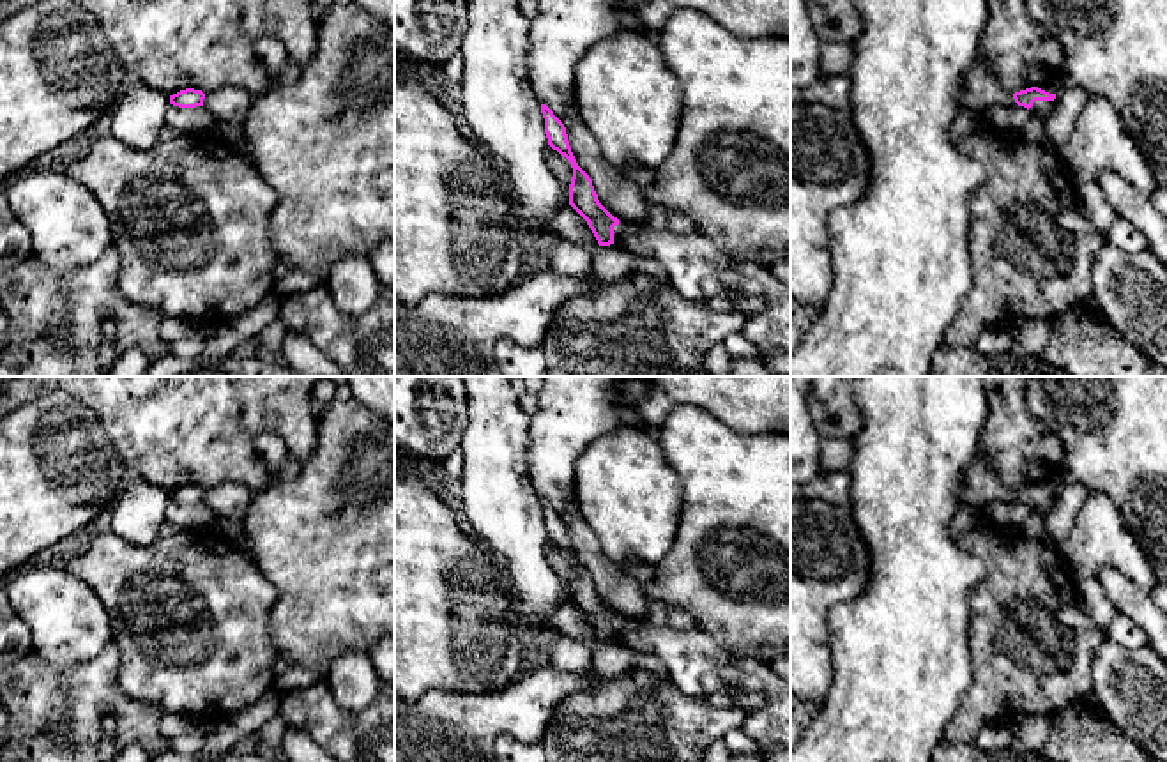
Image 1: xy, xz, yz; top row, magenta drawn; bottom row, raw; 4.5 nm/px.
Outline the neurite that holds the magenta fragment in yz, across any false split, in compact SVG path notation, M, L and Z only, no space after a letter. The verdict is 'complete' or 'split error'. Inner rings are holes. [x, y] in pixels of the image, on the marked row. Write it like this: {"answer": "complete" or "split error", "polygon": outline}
{"answer": "split error", "polygon": "M1031 87L1013 94L1018 106L1024 106L1034 113L1045 111L1054 104L1056 88L1054 87Z"}

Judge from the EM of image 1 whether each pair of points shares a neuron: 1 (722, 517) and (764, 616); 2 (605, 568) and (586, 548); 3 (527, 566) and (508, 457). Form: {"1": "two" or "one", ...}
{"1": "one", "2": "one", "3": "one"}

